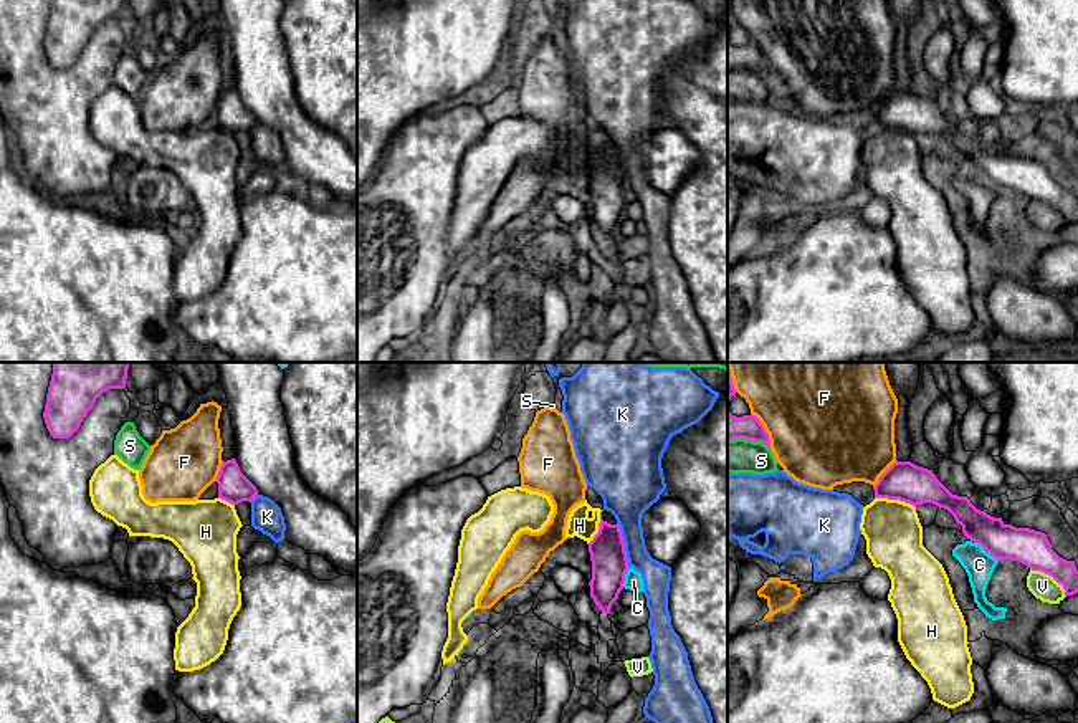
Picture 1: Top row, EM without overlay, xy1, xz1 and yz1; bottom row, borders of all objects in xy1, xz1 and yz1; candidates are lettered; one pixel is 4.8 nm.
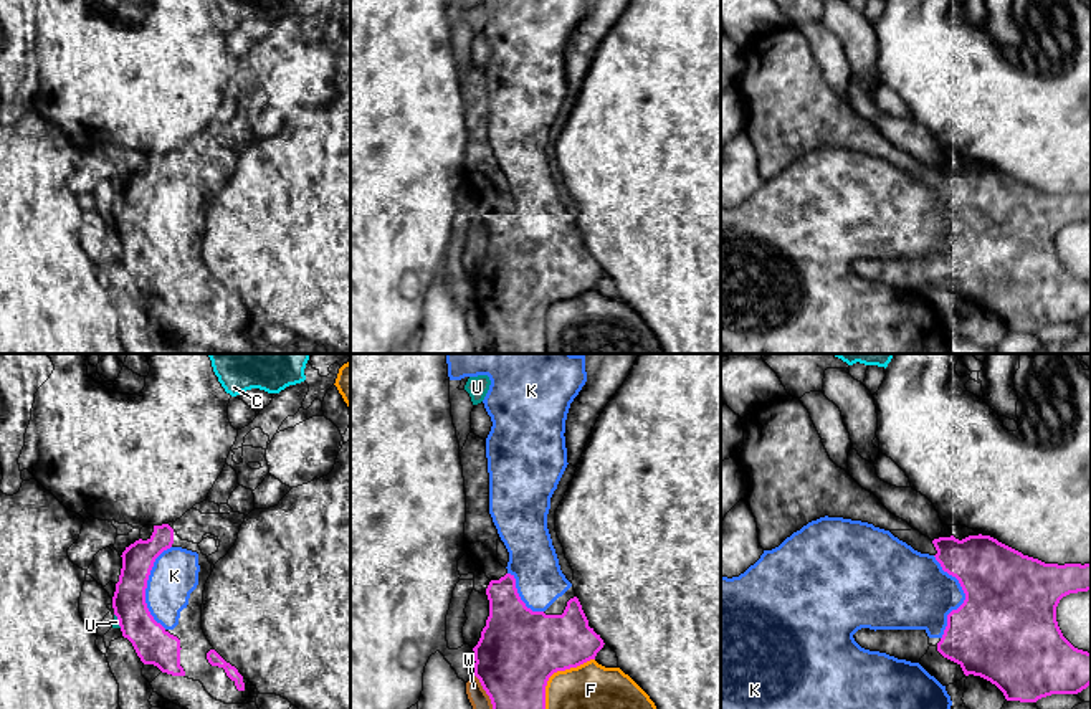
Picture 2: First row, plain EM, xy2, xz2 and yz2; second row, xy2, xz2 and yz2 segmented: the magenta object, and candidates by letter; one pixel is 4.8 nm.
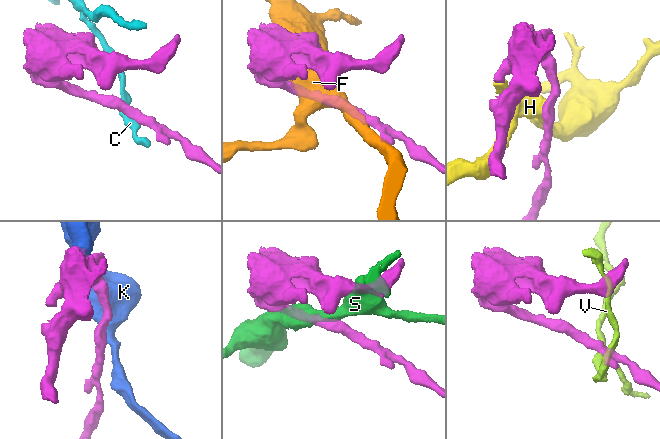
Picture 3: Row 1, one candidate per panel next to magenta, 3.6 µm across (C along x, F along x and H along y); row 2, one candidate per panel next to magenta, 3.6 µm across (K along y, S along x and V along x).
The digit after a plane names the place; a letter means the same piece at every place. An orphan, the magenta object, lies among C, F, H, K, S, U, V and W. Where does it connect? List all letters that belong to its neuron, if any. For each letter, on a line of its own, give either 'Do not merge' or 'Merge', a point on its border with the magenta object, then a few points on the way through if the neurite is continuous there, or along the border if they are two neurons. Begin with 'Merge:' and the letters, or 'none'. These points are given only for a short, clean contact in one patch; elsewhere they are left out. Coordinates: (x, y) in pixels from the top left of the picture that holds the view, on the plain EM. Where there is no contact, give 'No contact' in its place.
Merge: none
C: Do not merge. Touches magenta at yz1 (987, 181). Boundary: yz1 (974, 171), (999, 189)
F: Do not merge. Touches magenta at xz2 (549, 306)
H: Do not merge. Touches magenta at yz1 (895, 128)
K: Do not merge. Touches magenta at yz2 (966, 227)
S: Do not merge. Touches magenta at yz1 (749, 68)
U: Do not merge. Touches magenta at xy2 (118, 248)
V: Do not merge. Touches magenta at yz1 (1052, 205). Boundary: yz1 (1030, 197), (1050, 204), (1062, 215), (1065, 225)
W: Do not merge. Touches magenta at xz2 (490, 328)

